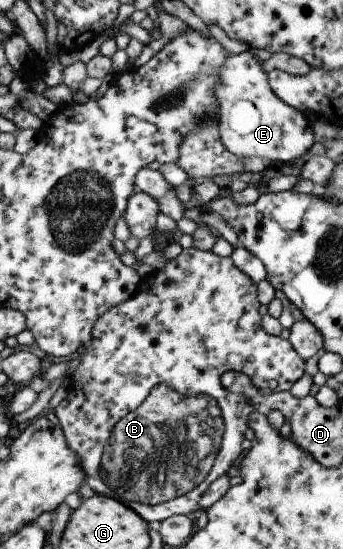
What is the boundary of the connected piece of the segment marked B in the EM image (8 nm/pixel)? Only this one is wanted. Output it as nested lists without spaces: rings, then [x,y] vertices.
[[[190,246],[183,249],[176,258],[166,262],[161,269],[152,270],[133,297],[123,301],[122,304],[115,305],[103,317],[99,317],[98,323],[94,327],[93,341],[91,341],[90,346],[82,351],[81,365],[71,376],[68,394],[54,409],[71,449],[75,453],[79,453],[79,457],[82,458],[82,467],[87,471],[87,485],[95,494],[107,495],[111,493],[117,496],[119,500],[128,503],[148,522],[162,522],[169,520],[174,515],[181,514],[191,516],[191,511],[197,509],[197,501],[201,499],[203,491],[219,475],[227,474],[227,469],[231,467],[231,463],[241,453],[239,443],[243,441],[243,431],[247,427],[245,417],[253,411],[247,397],[233,394],[230,390],[227,390],[222,385],[221,377],[226,372],[239,372],[241,375],[247,376],[253,389],[257,389],[259,393],[268,394],[289,391],[291,385],[304,374],[306,361],[303,361],[299,354],[295,353],[289,340],[281,339],[279,336],[267,335],[263,331],[257,310],[259,305],[256,284],[233,265],[230,256],[221,257],[211,251],[203,251]]]

